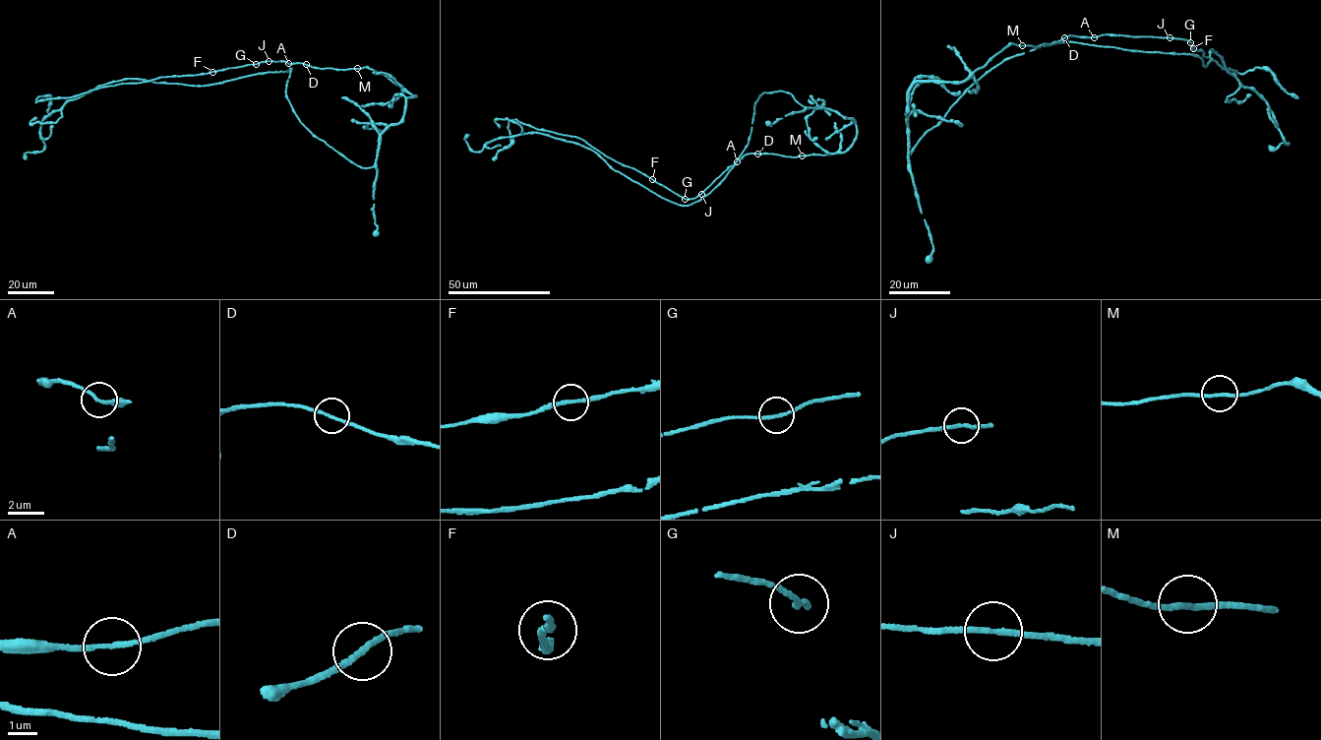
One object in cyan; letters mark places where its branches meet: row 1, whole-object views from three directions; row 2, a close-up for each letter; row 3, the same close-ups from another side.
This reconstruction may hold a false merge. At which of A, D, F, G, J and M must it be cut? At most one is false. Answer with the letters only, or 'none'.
none

